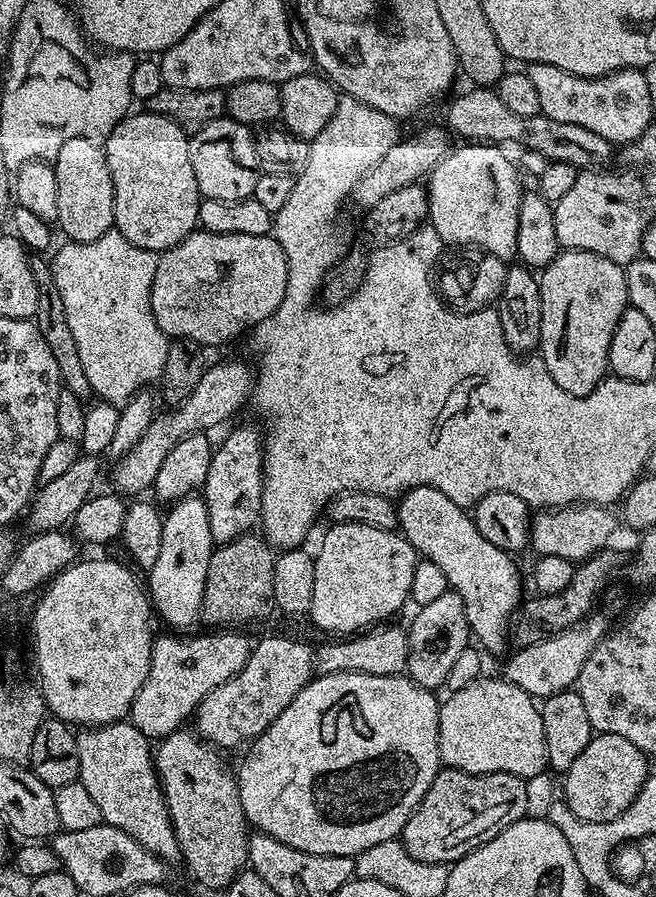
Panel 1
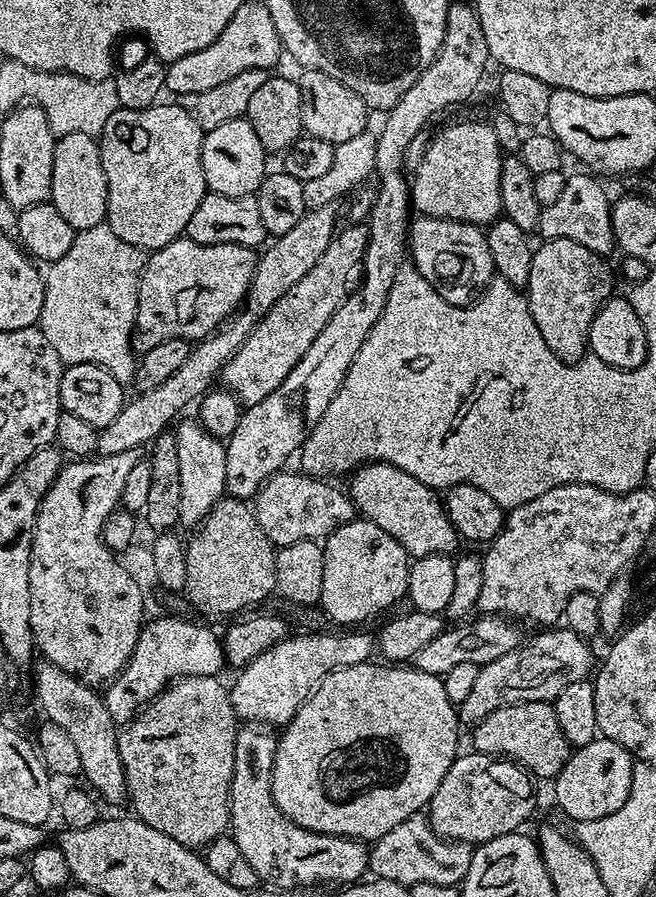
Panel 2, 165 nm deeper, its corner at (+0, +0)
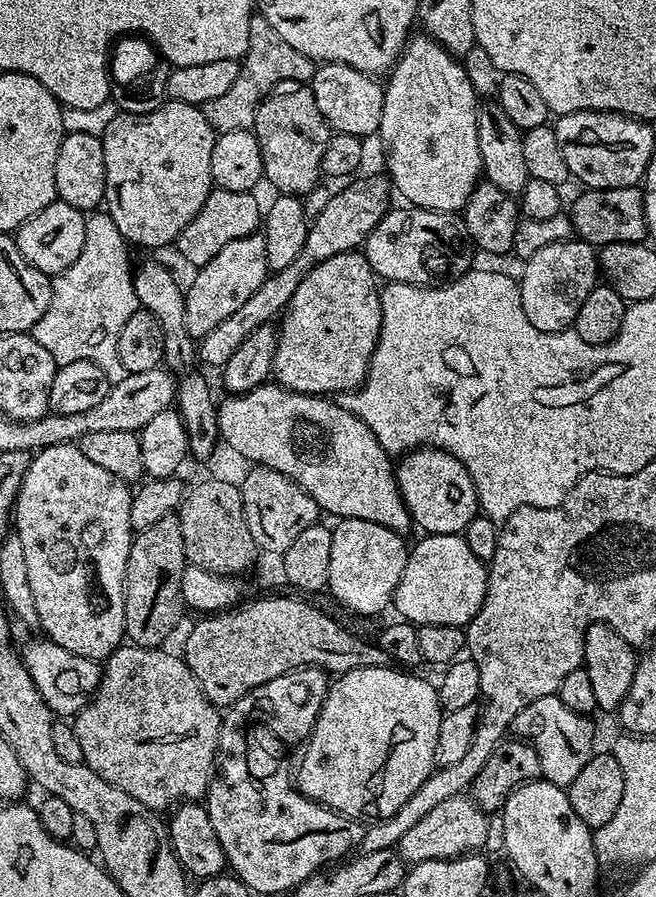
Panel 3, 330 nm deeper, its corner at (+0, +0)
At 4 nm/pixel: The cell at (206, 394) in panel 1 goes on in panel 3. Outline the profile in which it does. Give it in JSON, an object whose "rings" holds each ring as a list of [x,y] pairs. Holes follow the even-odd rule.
{"rings":[[[363,251],[326,258],[298,282],[298,290],[294,290],[279,321],[272,363],[275,383],[289,392],[305,392],[307,396],[359,388],[368,375],[368,363],[376,349],[381,326],[378,277]]]}

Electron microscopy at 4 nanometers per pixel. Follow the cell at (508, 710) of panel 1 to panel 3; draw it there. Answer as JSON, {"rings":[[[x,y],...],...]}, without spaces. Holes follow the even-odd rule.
{"rings":[[[554,695],[530,702],[530,706],[526,706],[526,710],[514,718],[511,731],[525,744],[538,750],[541,777],[557,784],[559,788],[567,789],[594,754],[595,748],[592,747],[596,744],[596,732],[588,720],[591,719],[585,713],[572,712],[563,704],[559,695]]]}

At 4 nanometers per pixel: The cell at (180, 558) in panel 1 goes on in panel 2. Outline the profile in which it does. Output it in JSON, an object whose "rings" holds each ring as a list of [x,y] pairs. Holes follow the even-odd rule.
{"rings":[[[181,419],[174,428],[178,446],[178,471],[182,477],[180,524],[192,530],[203,522],[206,514],[210,514],[212,507],[225,495],[226,450],[225,441],[211,436],[200,424],[199,419],[183,420]]]}

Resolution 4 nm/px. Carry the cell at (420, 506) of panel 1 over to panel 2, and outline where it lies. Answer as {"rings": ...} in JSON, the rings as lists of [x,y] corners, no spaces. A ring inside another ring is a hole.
{"rings":[[[373,462],[355,469],[350,479],[350,495],[356,503],[357,513],[363,519],[374,522],[378,530],[386,530],[394,542],[408,551],[409,557],[446,556],[457,551],[456,528],[450,522],[437,489],[418,482],[418,478],[410,478],[406,470],[398,470],[398,466],[383,462]]]}

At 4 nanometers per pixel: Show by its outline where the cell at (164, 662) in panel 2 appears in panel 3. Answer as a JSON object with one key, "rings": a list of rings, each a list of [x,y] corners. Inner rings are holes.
{"rings":[[[47,638],[32,640],[22,648],[24,665],[34,678],[34,686],[38,686],[38,694],[46,702],[46,706],[60,718],[72,718],[86,707],[88,701],[100,685],[101,665],[90,658],[82,658],[78,654],[70,654],[70,650],[62,650],[54,641]]]}

